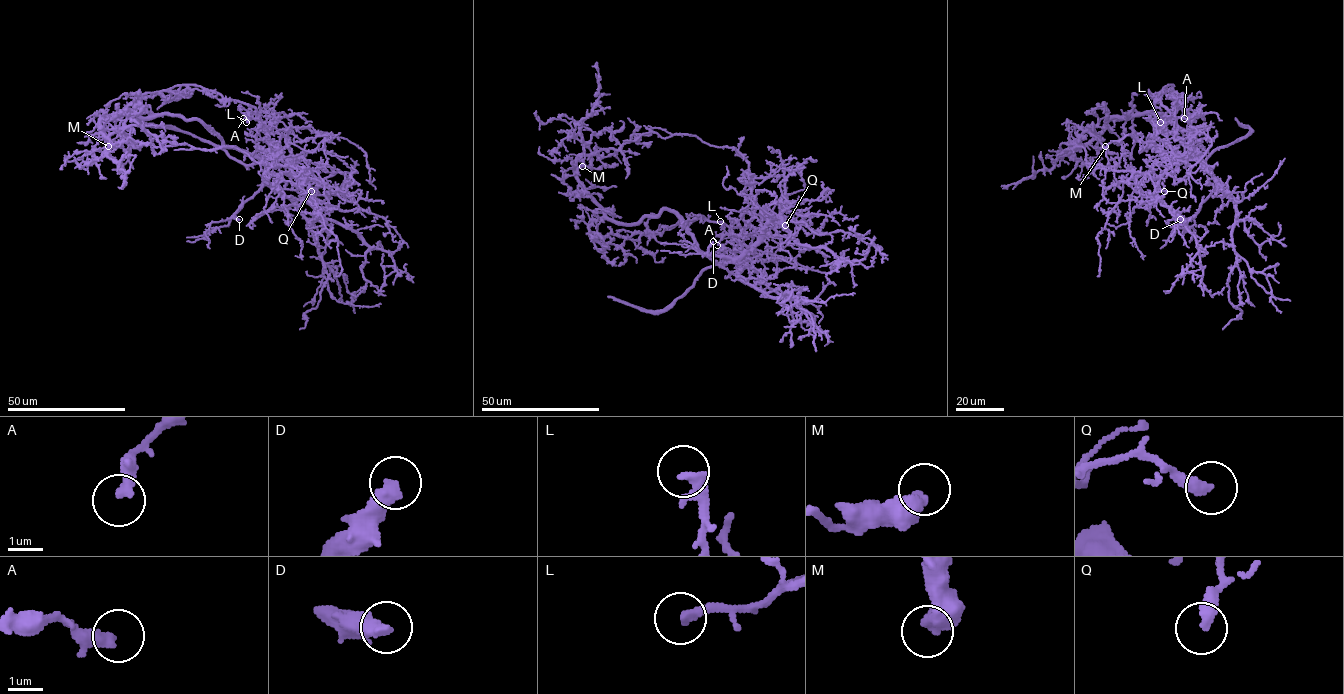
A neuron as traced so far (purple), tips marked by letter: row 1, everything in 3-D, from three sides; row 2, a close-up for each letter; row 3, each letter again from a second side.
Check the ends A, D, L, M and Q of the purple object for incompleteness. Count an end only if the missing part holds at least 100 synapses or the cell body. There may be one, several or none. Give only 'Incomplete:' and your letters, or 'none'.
Incomplete: D

